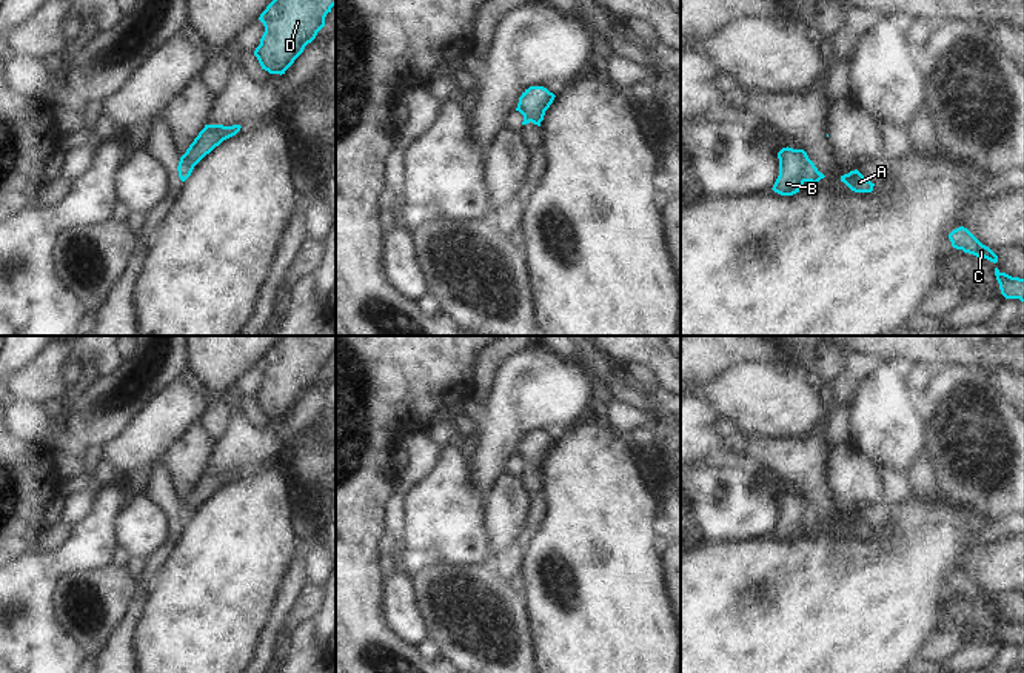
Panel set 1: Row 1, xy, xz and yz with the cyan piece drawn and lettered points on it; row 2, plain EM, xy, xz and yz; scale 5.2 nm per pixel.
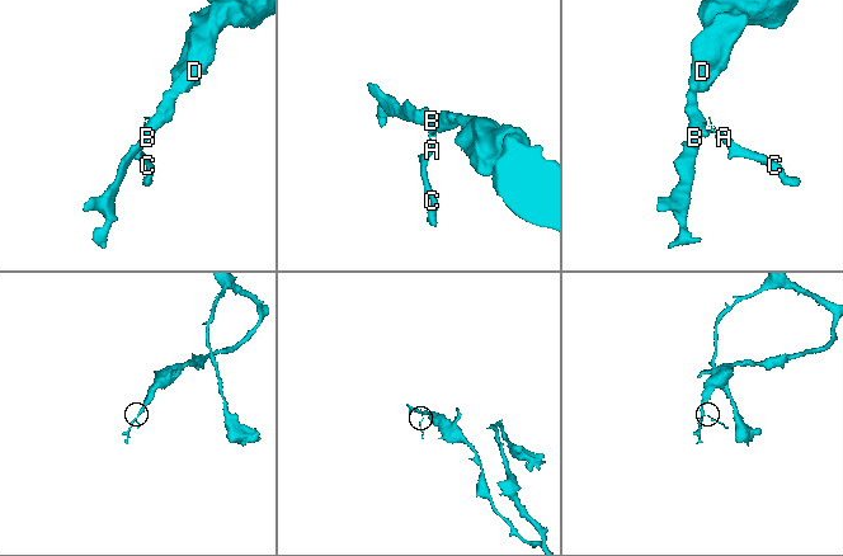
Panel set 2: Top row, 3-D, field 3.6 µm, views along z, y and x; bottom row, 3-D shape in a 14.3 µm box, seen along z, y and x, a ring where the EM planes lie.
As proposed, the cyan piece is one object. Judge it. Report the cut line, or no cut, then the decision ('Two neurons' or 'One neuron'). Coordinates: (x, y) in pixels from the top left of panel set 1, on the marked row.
Split along yz (809, 159), (803, 180). Two neurons.

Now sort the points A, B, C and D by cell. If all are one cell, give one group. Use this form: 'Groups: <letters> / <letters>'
Groups: A C / B D.

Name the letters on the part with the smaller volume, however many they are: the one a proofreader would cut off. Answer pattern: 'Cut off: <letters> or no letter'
Cut off: A, C.

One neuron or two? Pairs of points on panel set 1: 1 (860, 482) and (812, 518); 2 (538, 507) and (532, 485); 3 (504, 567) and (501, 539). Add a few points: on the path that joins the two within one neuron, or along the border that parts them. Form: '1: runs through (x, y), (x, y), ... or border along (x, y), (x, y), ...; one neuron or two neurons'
1: border along (827, 482), (836, 515), (816, 529); two neurons
2: border along (539, 492), (532, 499); two neurons
3: border along (515, 541), (496, 553); two neurons

